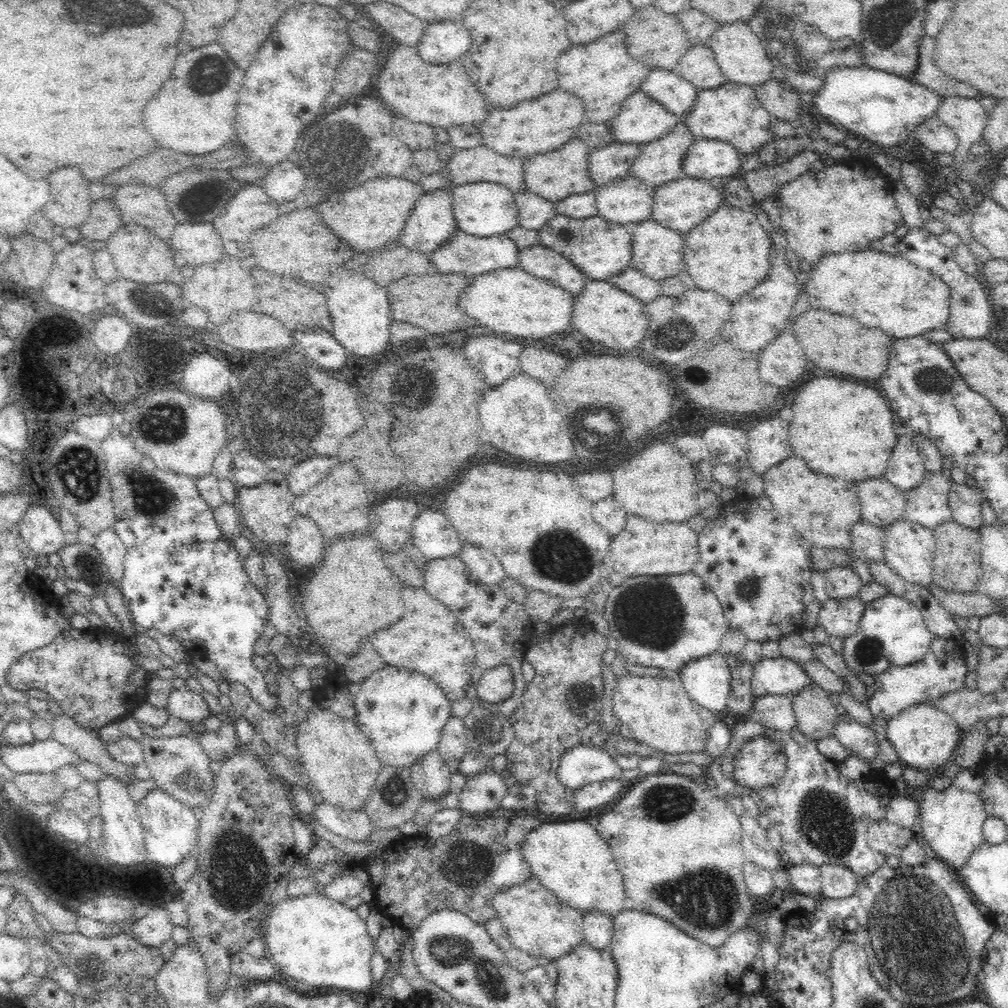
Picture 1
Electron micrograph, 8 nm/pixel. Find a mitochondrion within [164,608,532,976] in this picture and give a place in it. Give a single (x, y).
(238, 871)

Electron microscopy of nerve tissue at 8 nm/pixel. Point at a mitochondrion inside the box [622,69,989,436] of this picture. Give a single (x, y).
(932, 379)

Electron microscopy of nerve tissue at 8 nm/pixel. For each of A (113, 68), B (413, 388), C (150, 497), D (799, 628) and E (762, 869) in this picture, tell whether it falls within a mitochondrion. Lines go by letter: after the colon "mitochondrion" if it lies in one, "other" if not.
A: other
B: mitochondrion
C: mitochondrion
D: other
E: other

